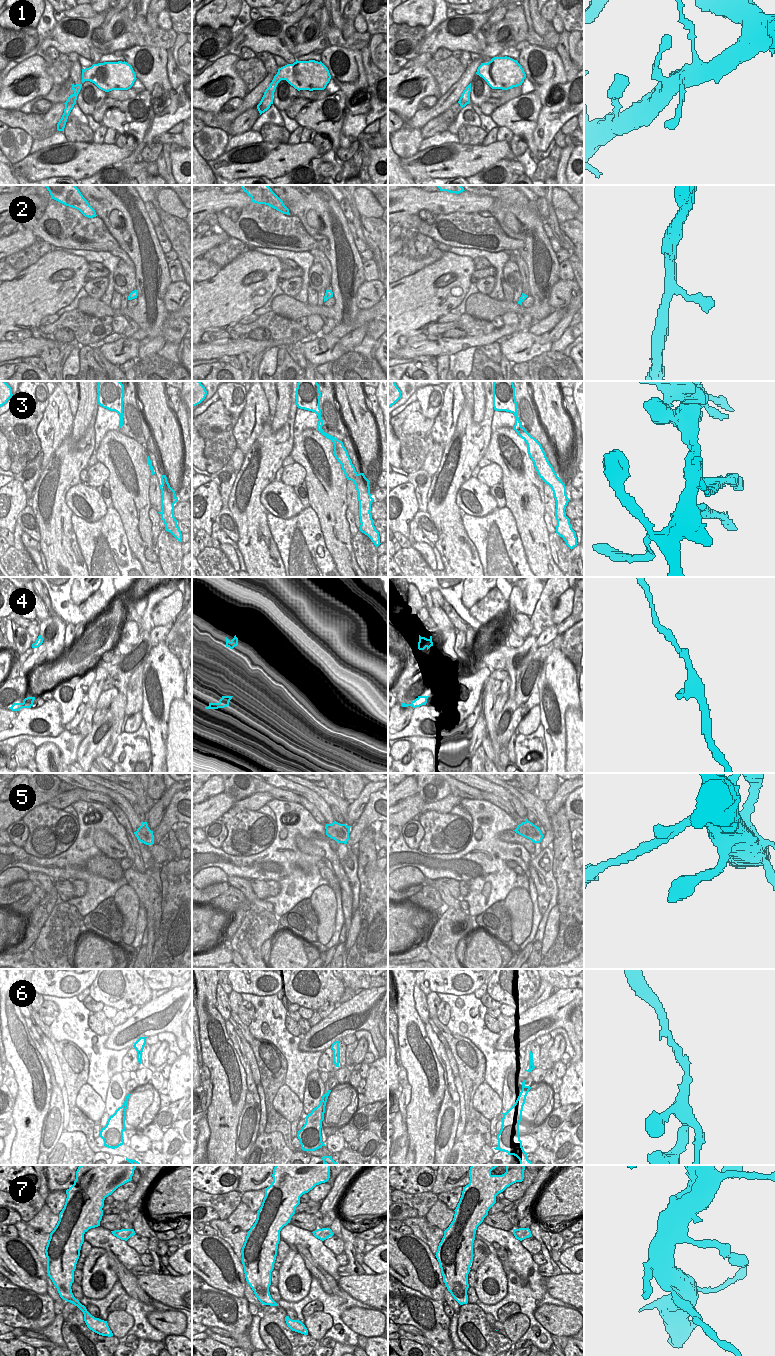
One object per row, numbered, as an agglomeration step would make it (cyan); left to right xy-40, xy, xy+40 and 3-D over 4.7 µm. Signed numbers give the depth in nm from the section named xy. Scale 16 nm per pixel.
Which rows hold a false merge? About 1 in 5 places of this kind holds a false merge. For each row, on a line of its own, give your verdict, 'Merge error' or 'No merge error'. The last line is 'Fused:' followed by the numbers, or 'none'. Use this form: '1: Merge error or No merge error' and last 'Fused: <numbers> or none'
1: No merge error
2: No merge error
3: Merge error
4: No merge error
5: No merge error
6: No merge error
7: No merge error
Fused: 3

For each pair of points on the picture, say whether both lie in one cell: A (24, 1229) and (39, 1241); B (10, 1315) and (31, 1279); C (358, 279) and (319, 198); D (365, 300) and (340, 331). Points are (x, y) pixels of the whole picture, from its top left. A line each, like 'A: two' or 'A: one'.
A: one
B: two
C: one
D: two

